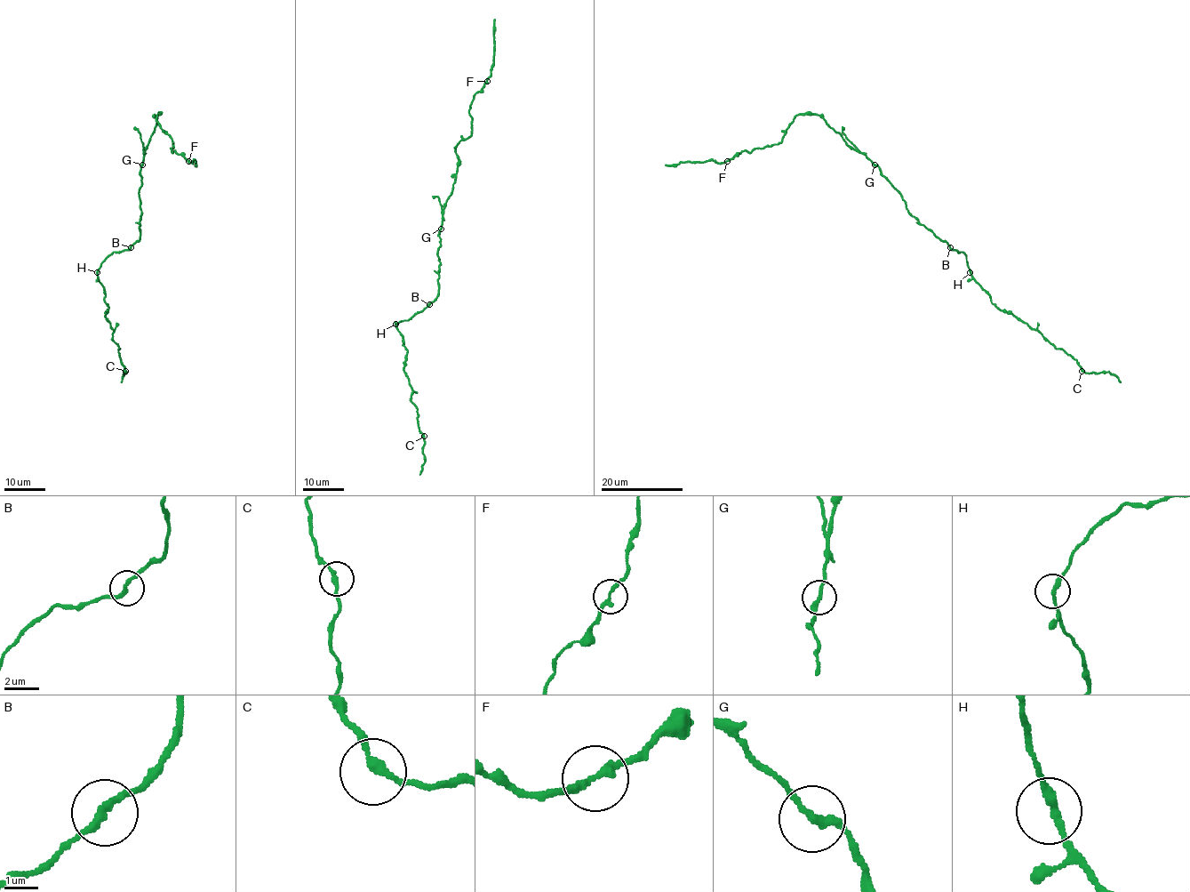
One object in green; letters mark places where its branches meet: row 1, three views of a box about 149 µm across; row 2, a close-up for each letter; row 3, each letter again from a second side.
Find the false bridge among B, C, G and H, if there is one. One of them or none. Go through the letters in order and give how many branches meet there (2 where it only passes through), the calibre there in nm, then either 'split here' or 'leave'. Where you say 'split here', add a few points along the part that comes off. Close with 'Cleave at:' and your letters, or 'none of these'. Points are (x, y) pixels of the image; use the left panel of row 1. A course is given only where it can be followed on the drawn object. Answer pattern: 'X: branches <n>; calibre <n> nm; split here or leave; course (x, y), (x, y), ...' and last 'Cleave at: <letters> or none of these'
B: branches 2; calibre 220 nm; leave
C: branches 2; calibre 220 nm; leave
G: branches 2; calibre 240 nm; leave
H: branches 2; calibre 240 nm; leave
Cleave at: none of these

